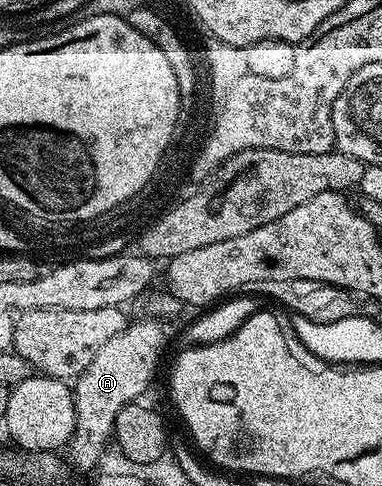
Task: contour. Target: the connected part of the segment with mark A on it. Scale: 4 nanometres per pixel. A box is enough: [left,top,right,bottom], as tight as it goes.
[66,321,163,470]

